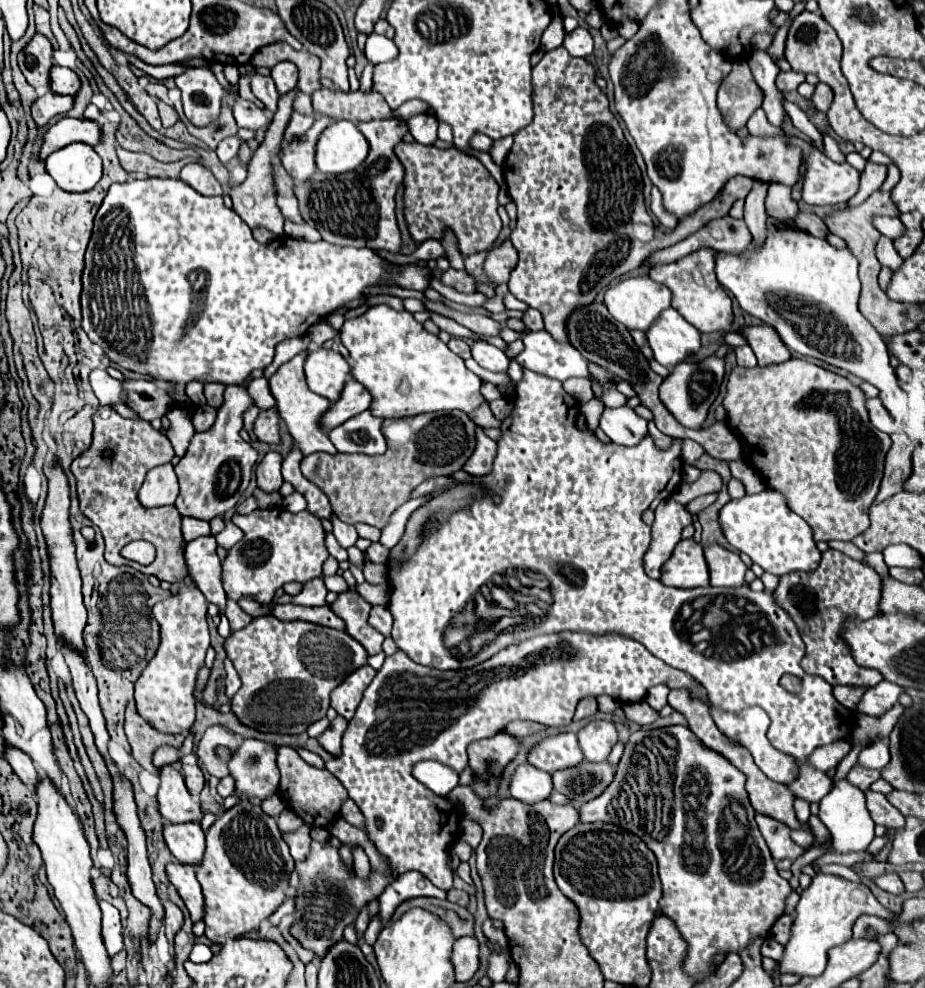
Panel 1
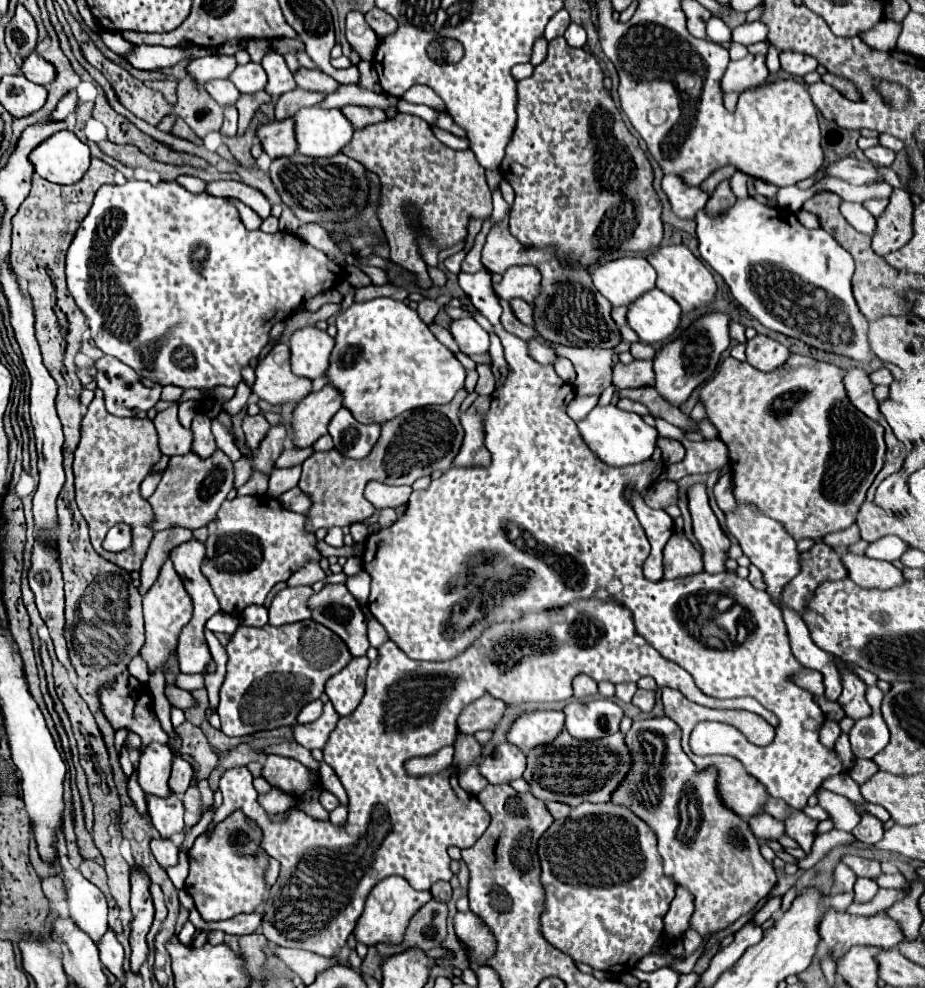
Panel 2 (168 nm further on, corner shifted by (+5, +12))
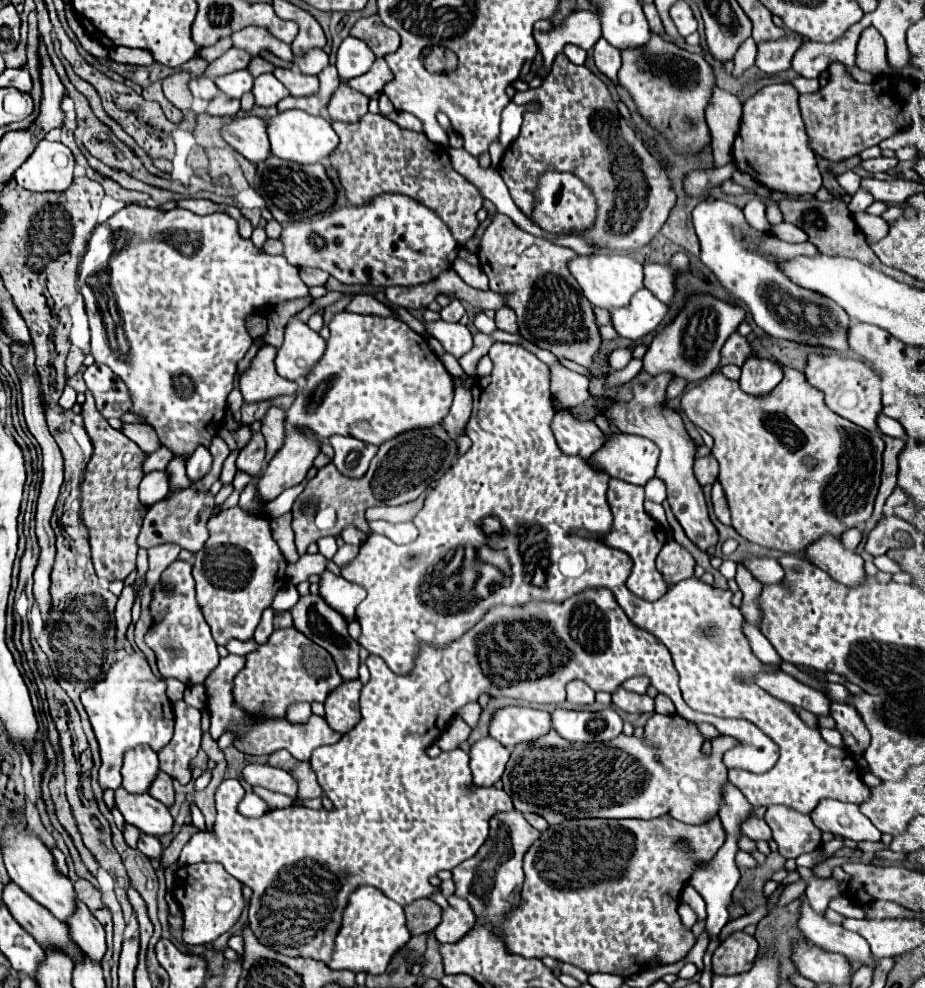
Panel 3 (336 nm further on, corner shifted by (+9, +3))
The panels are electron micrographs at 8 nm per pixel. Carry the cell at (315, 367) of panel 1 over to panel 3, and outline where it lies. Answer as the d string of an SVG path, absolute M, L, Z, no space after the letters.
M292 319L286 325L284 343L278 349L278 375L290 381L306 377L312 371L312 365L316 365L316 361L320 361L324 355L324 349L326 341L316 331L312 331L306 323Z

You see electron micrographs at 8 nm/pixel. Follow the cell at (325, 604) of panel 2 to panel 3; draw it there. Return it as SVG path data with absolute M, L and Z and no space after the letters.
M306 595L306 597L300 597L300 601L292 607L292 617L294 617L294 627L300 633L304 633L308 639L312 639L318 645L322 645L334 657L338 673L344 679L356 679L358 677L360 643L350 637L350 633L348 633L348 621L338 611L334 611L322 597Z

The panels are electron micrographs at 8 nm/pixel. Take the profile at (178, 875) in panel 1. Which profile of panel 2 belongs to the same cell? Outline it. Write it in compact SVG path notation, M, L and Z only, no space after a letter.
M152 838L150 840L150 850L156 856L158 864L162 864L162 868L170 868L178 864L178 846L168 840L168 838Z

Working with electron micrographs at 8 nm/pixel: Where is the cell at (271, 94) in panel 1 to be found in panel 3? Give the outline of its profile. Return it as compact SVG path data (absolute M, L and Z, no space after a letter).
M244 69L244 71L230 73L230 75L226 75L226 77L218 77L214 83L216 83L218 89L220 89L222 93L226 93L228 97L240 99L244 93L250 93L250 91L252 91L254 77Z

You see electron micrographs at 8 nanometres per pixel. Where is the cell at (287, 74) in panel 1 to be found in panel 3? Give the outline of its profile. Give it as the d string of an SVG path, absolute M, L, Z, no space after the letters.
M272 73L256 77L252 93L256 97L256 105L260 105L260 107L276 107L276 103L280 99L290 95L288 89Z

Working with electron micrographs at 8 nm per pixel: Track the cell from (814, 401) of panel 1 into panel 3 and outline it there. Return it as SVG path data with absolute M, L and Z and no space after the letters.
M786 367L780 385L760 397L750 397L740 389L738 381L728 381L718 371L684 391L682 411L696 427L712 435L712 455L720 463L718 481L724 487L732 527L750 543L796 555L820 537L838 537L872 515L874 497L880 487L884 441L878 433L860 429L852 421L832 413L824 405L824 393L808 385L802 371Z

